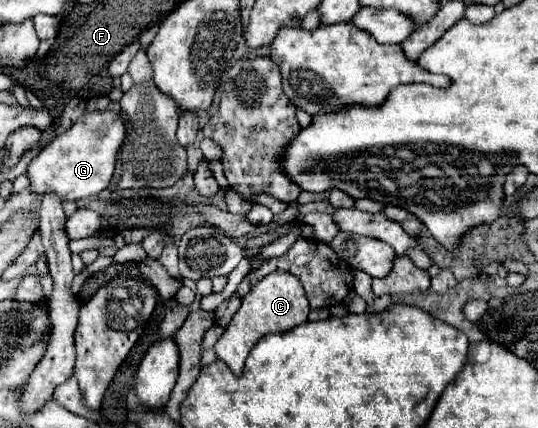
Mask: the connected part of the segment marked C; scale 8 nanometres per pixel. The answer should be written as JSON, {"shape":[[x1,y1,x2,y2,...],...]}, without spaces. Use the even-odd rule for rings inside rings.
{"shape":[[279,270,271,272,263,280,259,280,251,288,251,292,243,298,241,308,235,312,223,336,217,340,215,354,219,360,227,364,227,368,235,376,241,376,245,358,251,352,251,348,257,344,257,340,261,340,265,334,279,334,303,324,307,320,307,314,309,314,309,302,301,282,289,272,279,272]]}

